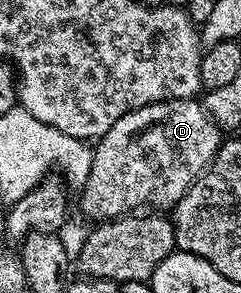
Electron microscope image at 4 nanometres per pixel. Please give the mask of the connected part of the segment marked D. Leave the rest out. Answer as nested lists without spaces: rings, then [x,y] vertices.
[[[198,99],[162,100],[149,106],[127,112],[104,136],[99,137],[91,154],[89,178],[83,183],[83,208],[92,216],[92,221],[116,220],[136,210],[143,210],[147,203],[174,206],[189,190],[193,181],[202,174],[211,159],[217,154],[225,139],[215,119],[210,116]]]

